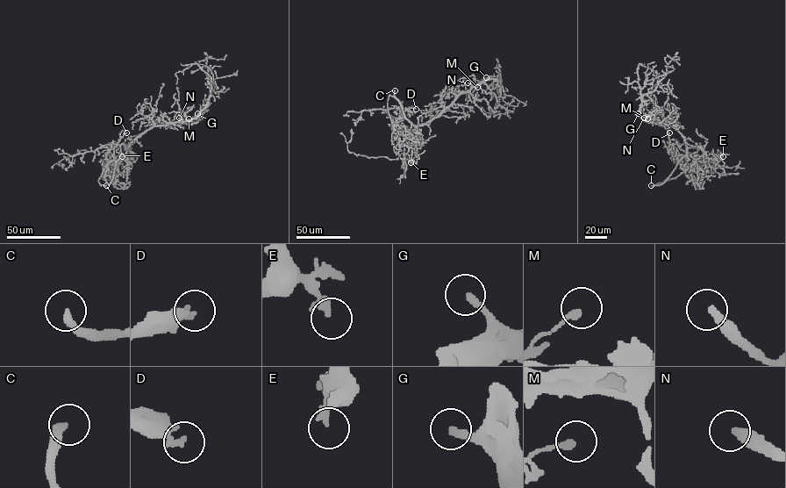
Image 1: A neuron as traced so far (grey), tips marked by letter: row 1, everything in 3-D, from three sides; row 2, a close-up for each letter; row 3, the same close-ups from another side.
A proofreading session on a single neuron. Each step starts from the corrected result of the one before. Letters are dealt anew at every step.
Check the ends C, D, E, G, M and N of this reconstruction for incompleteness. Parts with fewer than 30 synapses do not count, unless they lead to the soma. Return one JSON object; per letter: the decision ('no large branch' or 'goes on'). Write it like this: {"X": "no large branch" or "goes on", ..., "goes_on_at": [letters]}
{"C": "goes on", "D": "no large branch", "E": "no large branch", "G": "goes on", "M": "no large branch", "N": "goes on", "goes_on_at": ["C", "G", "N"]}

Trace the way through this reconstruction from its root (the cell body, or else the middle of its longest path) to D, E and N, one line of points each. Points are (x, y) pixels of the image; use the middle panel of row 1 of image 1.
D: (432, 119), (424, 125), (412, 125), (403, 116), (403, 112), (409, 108), (416, 109)
E: (432, 119), (424, 125), (411, 126), (411, 142), (407, 153), (410, 162)
N: (432, 119), (470, 89), (471, 85), (468, 82)

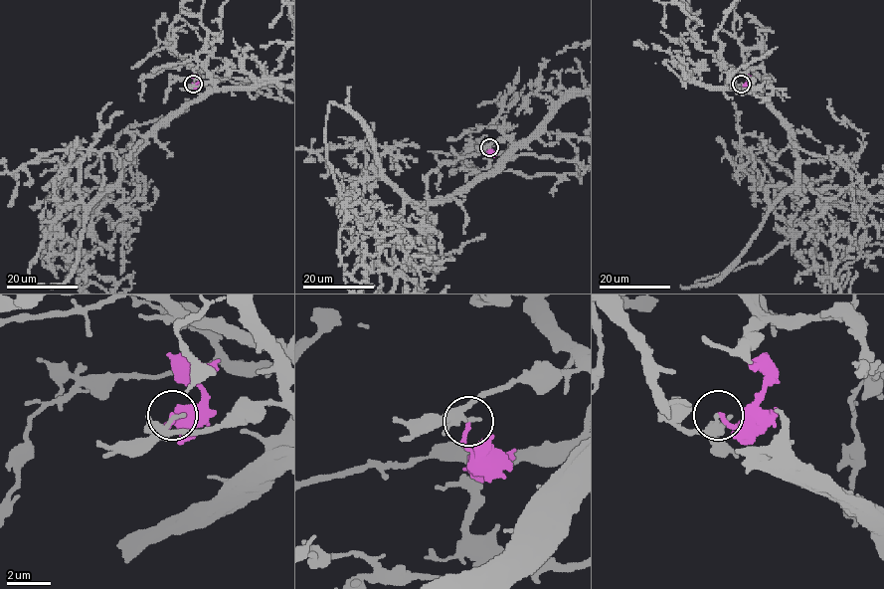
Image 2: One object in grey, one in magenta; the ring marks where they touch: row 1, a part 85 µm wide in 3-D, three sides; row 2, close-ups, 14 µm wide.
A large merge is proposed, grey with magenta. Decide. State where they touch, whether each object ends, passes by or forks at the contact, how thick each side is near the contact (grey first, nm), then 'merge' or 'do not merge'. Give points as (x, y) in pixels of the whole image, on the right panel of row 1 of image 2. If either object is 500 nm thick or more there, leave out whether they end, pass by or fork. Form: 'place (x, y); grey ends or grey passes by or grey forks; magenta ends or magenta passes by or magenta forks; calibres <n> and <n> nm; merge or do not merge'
place (741, 84); grey passes by; magenta ends; calibres 240 and 200 nm; do not merge

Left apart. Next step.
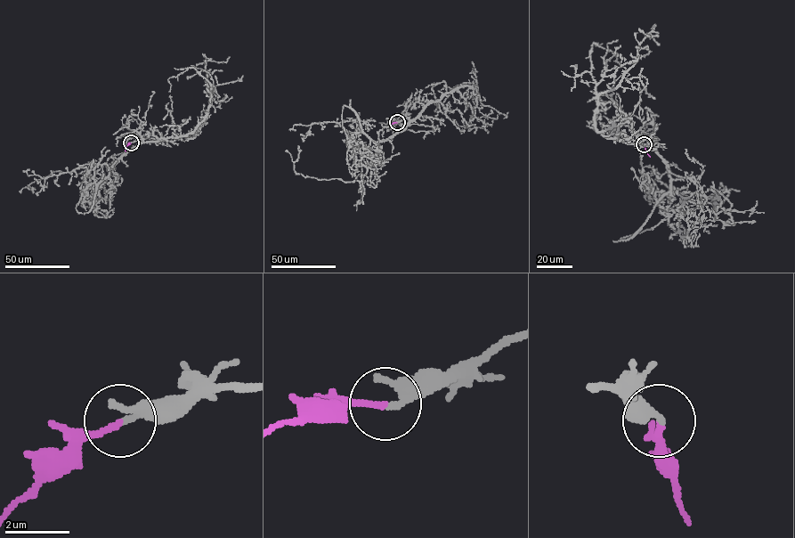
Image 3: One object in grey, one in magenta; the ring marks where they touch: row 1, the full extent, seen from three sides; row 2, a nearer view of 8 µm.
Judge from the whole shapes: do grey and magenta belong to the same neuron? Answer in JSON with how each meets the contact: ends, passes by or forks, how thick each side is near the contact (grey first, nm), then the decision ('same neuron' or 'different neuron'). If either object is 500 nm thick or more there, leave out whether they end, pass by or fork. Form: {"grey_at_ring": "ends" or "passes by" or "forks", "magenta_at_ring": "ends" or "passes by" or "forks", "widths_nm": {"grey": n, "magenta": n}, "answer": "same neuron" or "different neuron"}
{"grey_at_ring": "passes by", "magenta_at_ring": "ends", "widths_nm": {"grey": 180, "magenta": 180}, "answer": "same neuron"}

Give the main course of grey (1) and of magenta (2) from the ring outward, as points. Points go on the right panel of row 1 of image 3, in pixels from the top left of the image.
1: (644, 144), (669, 167), (670, 190), (656, 199), (668, 210), (725, 187), (697, 207), (676, 205)
2: (644, 144), (650, 157)

